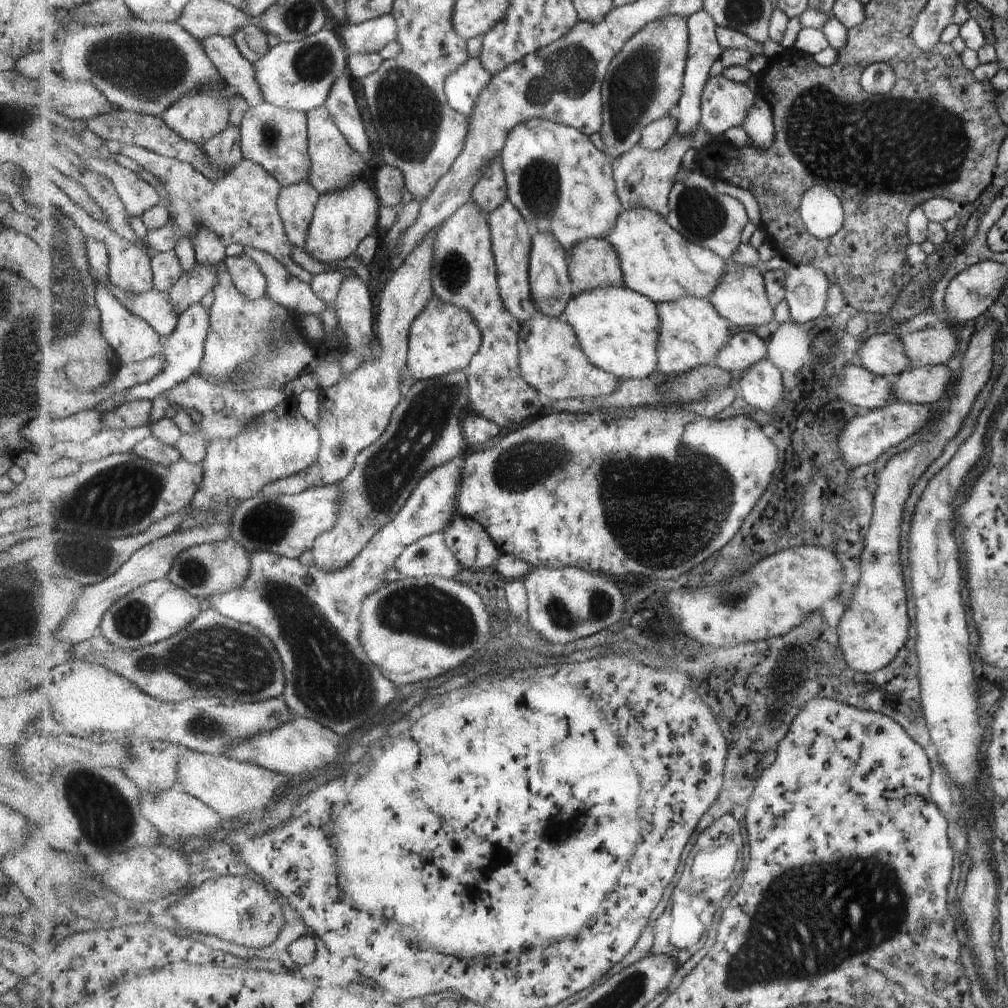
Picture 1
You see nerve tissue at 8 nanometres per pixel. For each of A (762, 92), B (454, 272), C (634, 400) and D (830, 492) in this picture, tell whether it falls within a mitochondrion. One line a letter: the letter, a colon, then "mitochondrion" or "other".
A: other
B: mitochondrion
C: other
D: other

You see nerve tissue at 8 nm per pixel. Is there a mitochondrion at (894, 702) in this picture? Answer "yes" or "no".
no

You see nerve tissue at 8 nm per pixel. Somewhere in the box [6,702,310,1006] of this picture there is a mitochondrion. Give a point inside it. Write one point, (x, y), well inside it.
(107, 821)

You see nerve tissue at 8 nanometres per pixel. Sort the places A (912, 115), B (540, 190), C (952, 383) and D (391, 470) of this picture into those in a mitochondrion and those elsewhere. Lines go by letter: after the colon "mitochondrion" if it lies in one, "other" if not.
A: mitochondrion
B: mitochondrion
C: other
D: mitochondrion

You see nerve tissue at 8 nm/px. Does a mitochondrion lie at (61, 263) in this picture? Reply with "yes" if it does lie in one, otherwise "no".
yes

